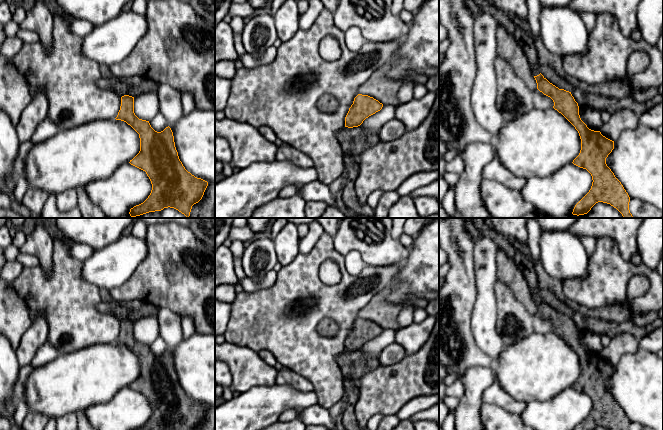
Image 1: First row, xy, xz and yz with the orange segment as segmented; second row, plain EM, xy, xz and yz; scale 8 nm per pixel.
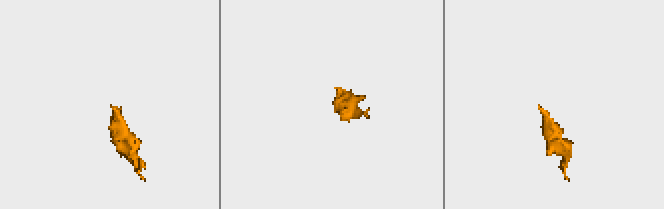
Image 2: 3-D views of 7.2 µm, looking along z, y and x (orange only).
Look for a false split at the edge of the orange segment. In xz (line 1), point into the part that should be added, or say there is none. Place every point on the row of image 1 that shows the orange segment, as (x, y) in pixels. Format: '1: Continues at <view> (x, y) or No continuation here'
1: No continuation here

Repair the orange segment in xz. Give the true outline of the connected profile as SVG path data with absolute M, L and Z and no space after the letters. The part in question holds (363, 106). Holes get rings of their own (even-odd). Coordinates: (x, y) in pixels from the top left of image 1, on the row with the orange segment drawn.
M358 94L345 117L345 127L360 126L369 116L380 111L383 104L368 95Z

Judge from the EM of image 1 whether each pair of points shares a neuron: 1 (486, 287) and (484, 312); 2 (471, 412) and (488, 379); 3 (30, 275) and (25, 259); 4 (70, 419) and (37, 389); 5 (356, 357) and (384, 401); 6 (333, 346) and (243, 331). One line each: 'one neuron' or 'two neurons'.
1: one neuron
2: one neuron
3: two neurons
4: two neurons
5: two neurons
6: one neuron

